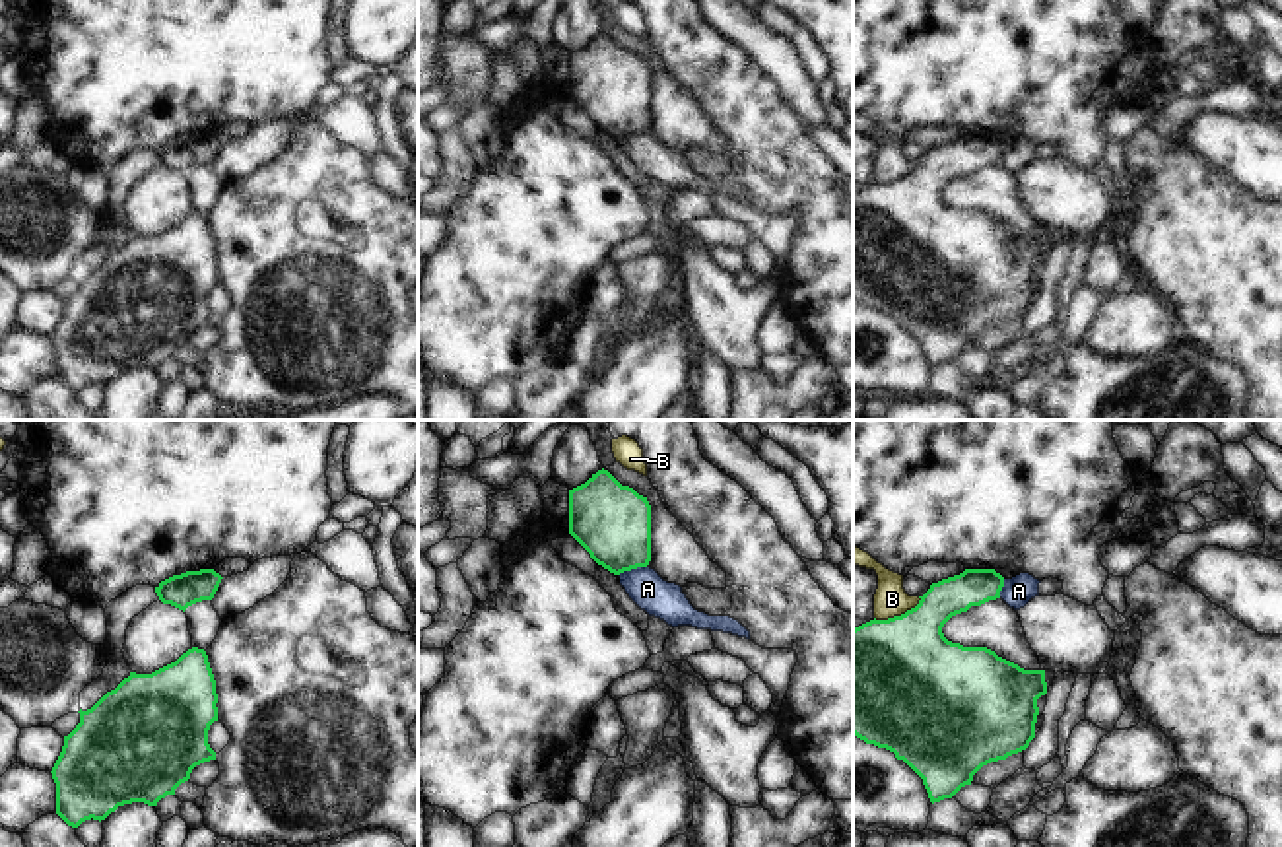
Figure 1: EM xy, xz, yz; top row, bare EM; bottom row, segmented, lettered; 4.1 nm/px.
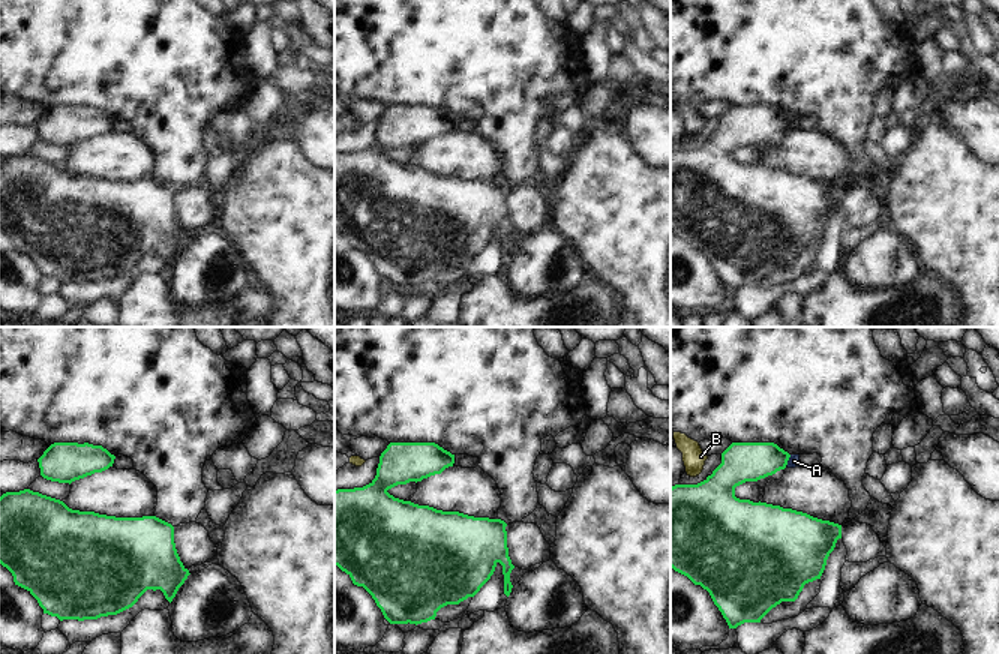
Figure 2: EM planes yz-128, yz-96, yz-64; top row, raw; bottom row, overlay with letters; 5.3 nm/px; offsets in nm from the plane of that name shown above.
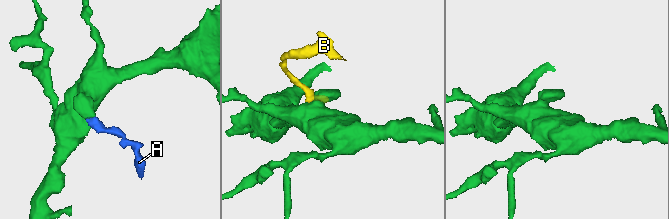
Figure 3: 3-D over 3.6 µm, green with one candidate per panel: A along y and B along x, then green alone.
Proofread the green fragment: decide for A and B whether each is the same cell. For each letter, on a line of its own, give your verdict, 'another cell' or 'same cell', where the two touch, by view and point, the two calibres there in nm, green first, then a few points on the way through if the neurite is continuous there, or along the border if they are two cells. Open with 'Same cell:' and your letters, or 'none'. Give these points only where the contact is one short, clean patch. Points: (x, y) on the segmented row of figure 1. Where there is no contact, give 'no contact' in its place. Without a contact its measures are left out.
Same cell: none
A: another cell | xz (632, 568) | 320/160 nm | along xz (645, 566), (624, 570), (618, 575)
B: another cell | yz (898, 616) | 500/140 nm | along yz (921, 599), (900, 614), (875, 618)

